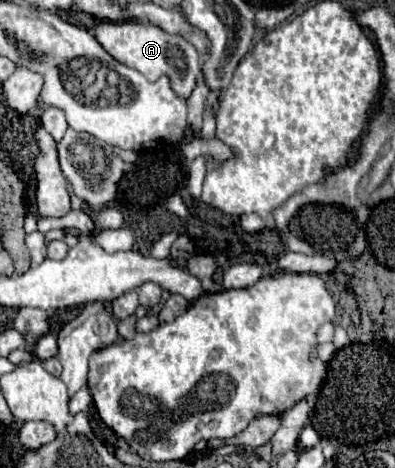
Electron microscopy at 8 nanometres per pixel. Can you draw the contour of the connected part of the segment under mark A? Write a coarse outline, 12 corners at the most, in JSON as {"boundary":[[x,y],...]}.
{"boundary":[[102,20],[94,36],[150,82],[190,96],[200,56],[150,22]]}

